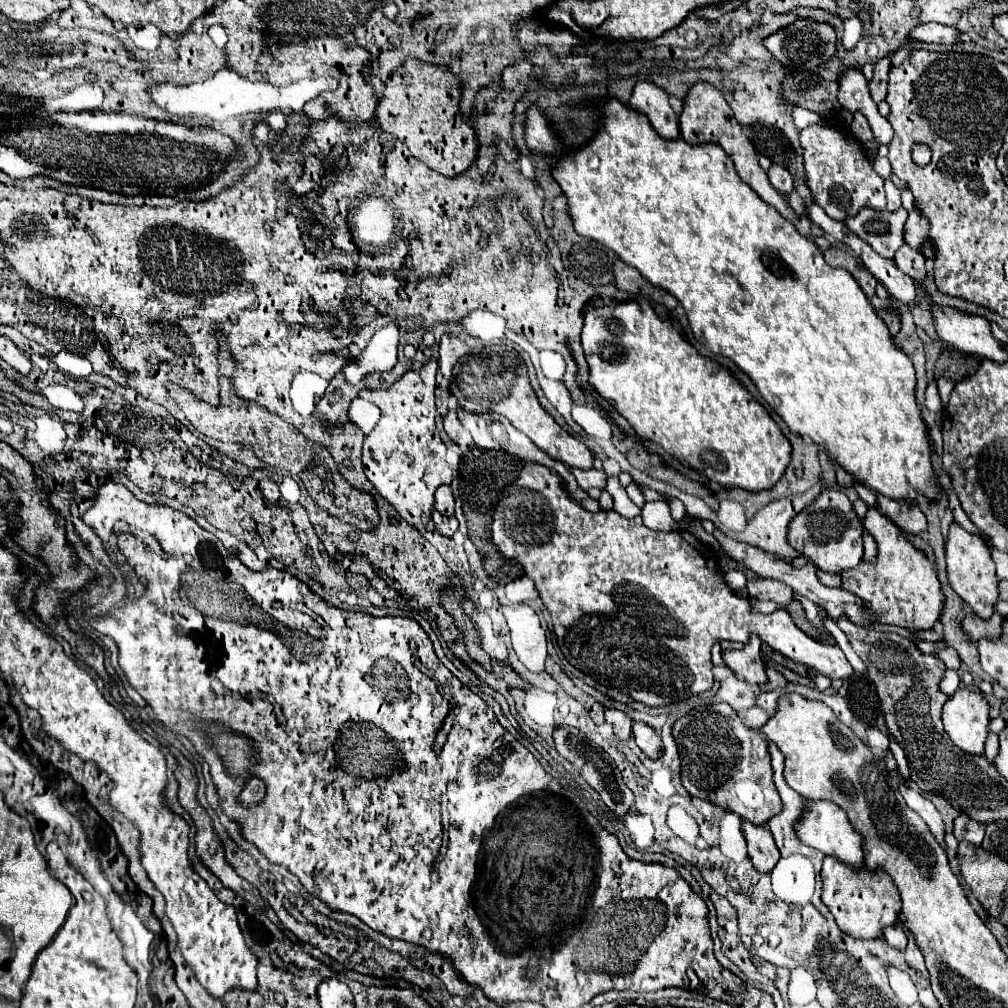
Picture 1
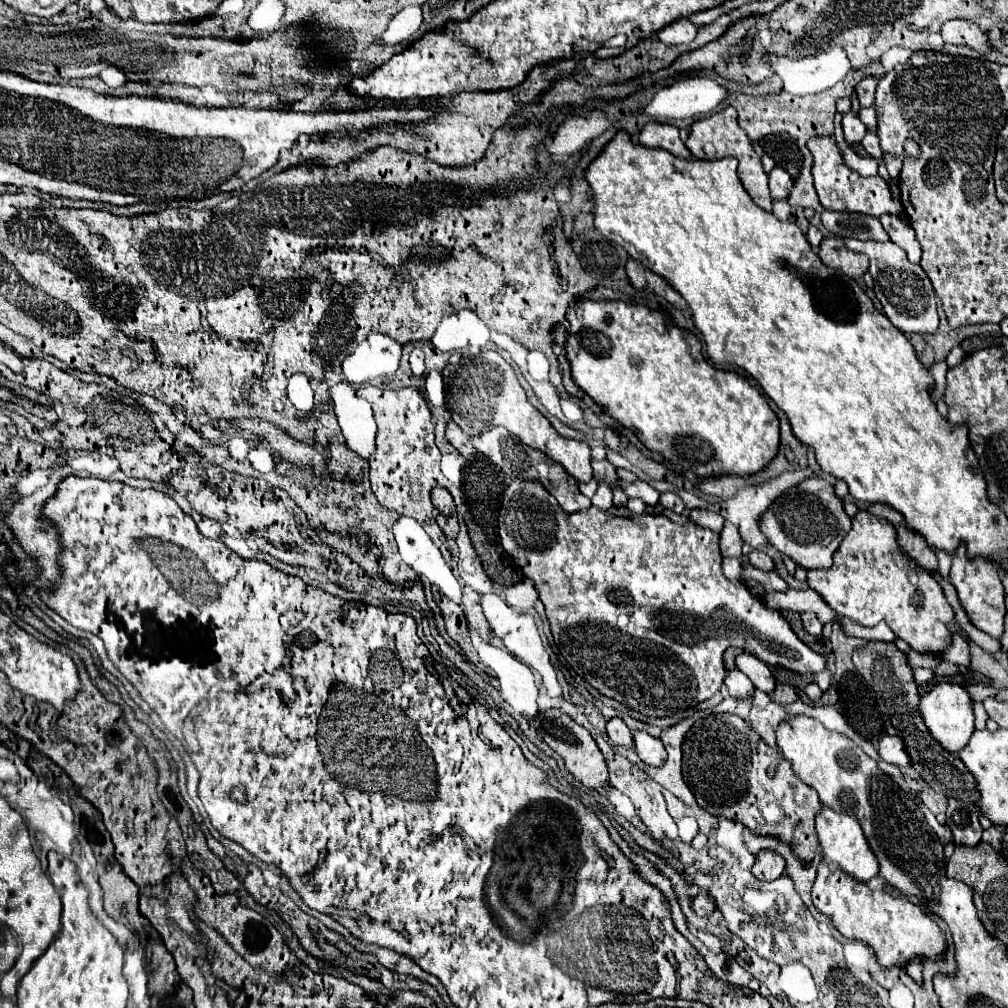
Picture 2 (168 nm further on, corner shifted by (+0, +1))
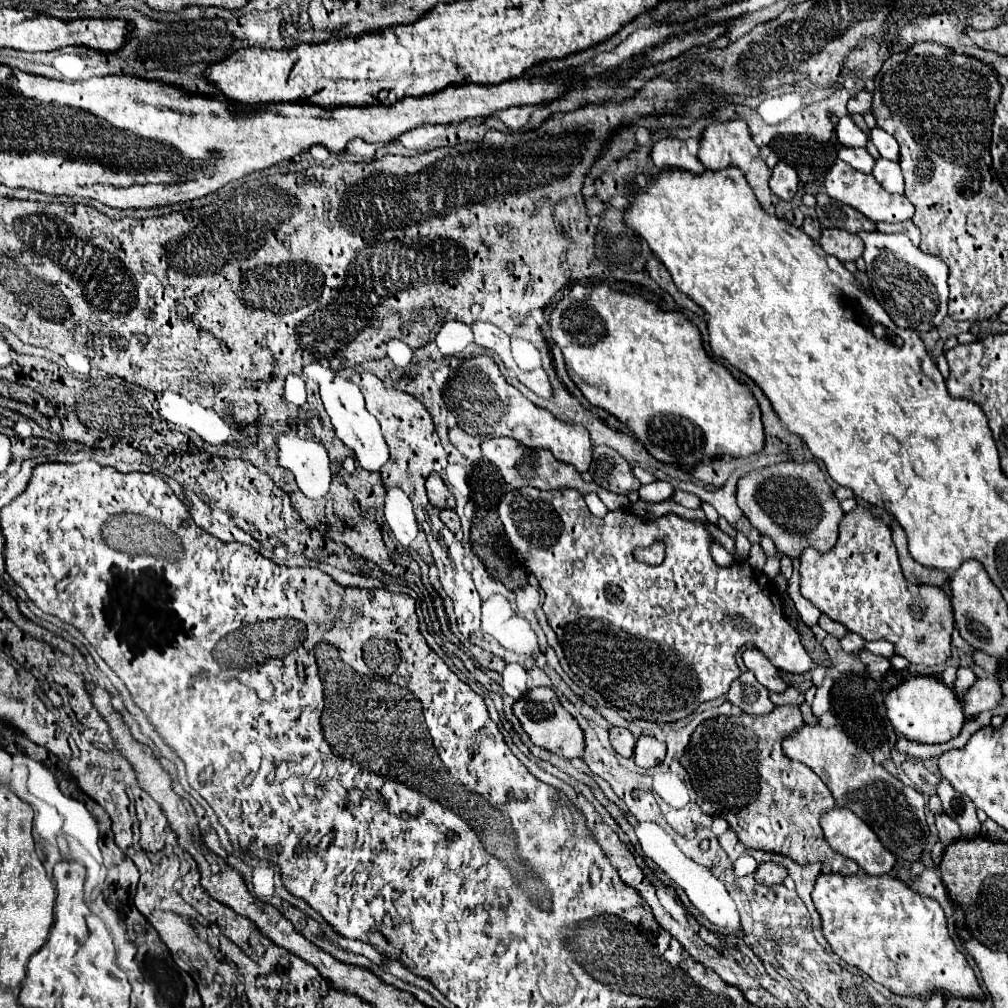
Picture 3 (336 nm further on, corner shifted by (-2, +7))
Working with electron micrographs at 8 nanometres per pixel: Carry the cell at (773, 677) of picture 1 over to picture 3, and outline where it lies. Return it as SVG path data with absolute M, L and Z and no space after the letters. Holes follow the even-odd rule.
M789 687L785 693L771 693L771 701L775 705L801 705L805 699L803 699L803 693L799 693L795 687Z

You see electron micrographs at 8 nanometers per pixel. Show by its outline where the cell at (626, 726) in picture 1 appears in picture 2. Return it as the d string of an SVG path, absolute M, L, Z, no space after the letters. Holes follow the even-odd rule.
M613 717L607 721L607 735L613 745L633 747L633 735L621 717Z

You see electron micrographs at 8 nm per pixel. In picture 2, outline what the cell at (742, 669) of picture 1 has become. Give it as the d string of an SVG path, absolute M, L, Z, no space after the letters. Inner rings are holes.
M741 653L735 657L735 665L753 681L753 685L765 693L771 693L775 689L775 677L771 675L769 667L757 659L755 655Z

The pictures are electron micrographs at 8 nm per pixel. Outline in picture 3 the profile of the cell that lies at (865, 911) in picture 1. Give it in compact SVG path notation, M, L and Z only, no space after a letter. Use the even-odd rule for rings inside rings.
M821 873L811 895L813 905L821 917L823 937L827 939L831 951L845 963L861 969L873 981L887 987L891 993L911 999L927 999L933 993L957 995L963 999L985 999L983 989L967 963L965 955L955 947L949 931L947 917L941 905L911 889L905 881L889 875L839 875L839 873Z

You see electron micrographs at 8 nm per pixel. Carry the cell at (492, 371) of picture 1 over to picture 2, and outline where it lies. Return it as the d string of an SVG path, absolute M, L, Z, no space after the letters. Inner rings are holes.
M481 351L479 355L459 353L457 361L449 361L443 369L445 379L445 407L451 413L451 419L467 433L477 435L493 427L505 427L517 435L525 445L547 453L553 461L561 463L567 473L577 481L591 481L591 451L585 441L573 441L561 437L555 427L527 401L525 389L519 385L519 379L509 361L505 361L497 351Z

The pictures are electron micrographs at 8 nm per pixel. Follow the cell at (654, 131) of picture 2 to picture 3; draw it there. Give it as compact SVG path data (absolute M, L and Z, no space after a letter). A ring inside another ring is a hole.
M663 139L653 145L651 159L659 171L663 169L681 169L699 175L705 171L703 163L687 151L687 145L679 139Z

